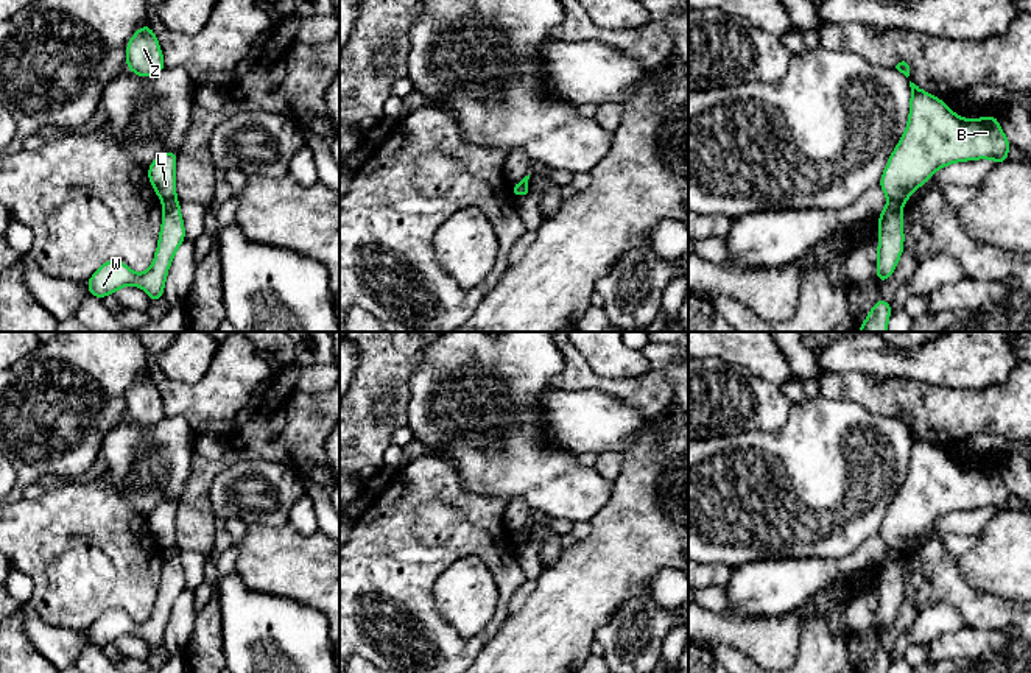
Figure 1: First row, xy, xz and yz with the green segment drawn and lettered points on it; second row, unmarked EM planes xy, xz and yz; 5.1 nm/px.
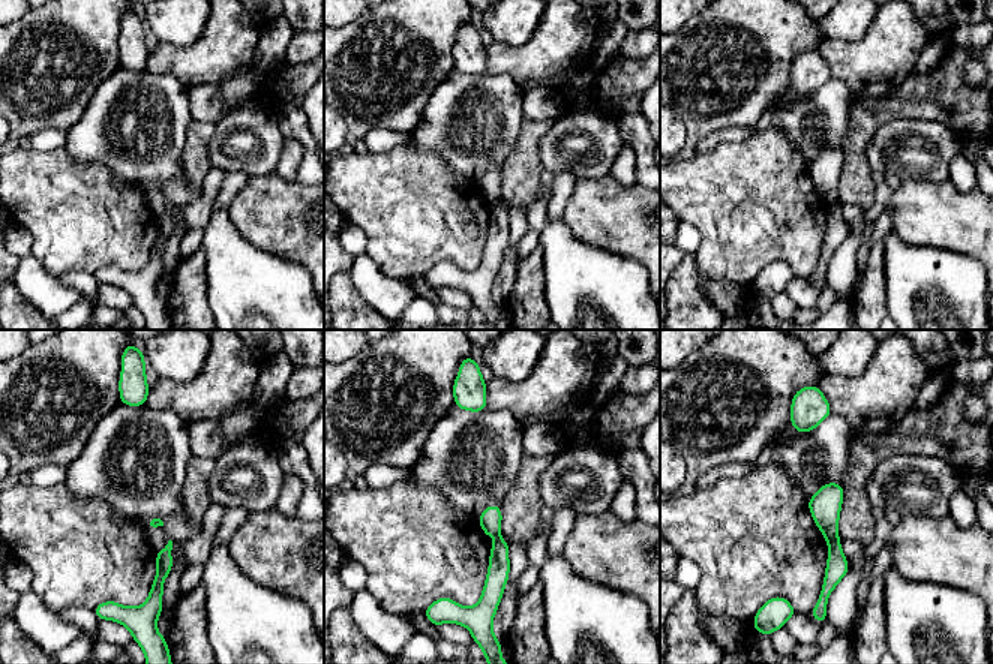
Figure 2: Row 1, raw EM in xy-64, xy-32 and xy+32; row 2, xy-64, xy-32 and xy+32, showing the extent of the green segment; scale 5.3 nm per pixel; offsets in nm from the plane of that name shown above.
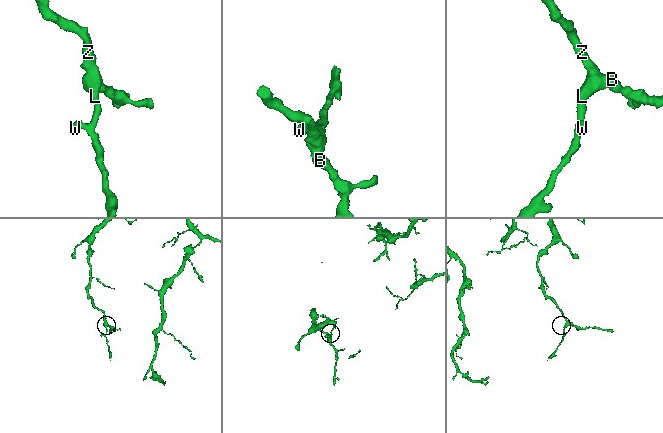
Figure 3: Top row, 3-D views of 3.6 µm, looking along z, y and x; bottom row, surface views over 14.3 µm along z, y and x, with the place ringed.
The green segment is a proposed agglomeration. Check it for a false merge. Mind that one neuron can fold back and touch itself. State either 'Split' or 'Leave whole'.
Split

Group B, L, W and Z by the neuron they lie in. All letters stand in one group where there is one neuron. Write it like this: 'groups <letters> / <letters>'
groups B L Z / W

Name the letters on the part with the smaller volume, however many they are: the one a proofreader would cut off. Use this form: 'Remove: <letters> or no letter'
Remove: W

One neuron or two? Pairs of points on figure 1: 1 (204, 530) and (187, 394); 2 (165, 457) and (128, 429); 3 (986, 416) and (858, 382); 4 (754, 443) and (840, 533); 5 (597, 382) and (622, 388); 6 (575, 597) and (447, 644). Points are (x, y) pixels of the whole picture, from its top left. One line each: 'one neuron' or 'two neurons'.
1: two neurons
2: one neuron
3: one neuron
4: one neuron
5: one neuron
6: two neurons

